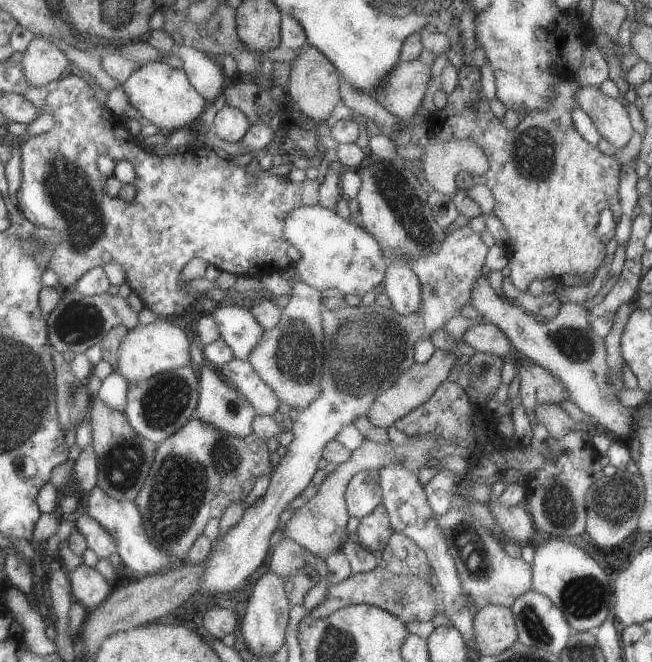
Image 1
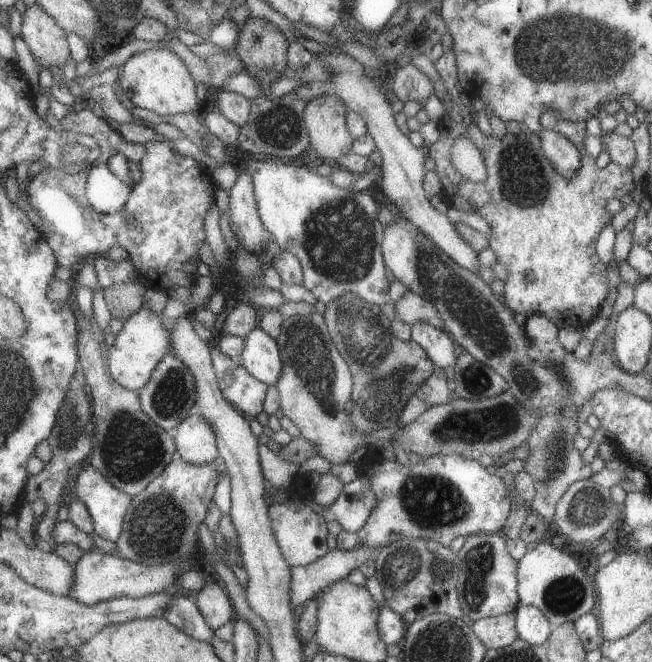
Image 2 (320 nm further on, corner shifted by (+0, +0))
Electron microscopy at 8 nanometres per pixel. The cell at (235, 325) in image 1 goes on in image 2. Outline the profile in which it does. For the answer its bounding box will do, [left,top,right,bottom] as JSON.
[241,328,281,386]

